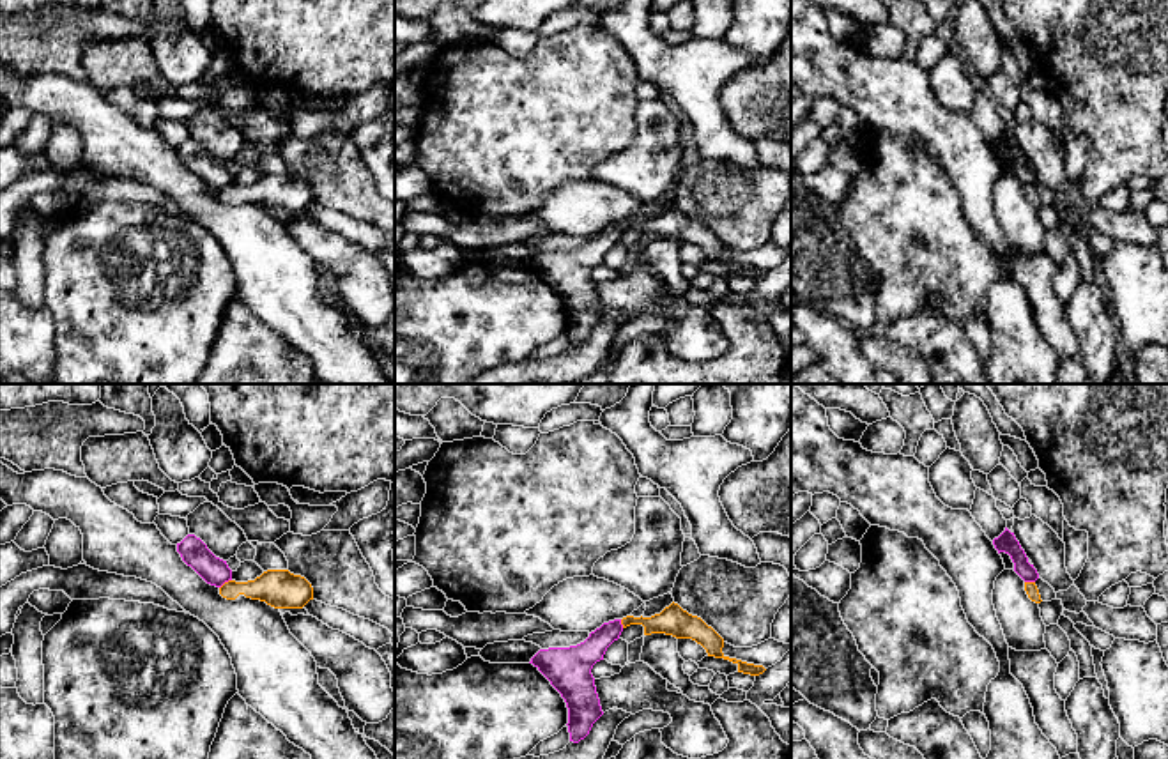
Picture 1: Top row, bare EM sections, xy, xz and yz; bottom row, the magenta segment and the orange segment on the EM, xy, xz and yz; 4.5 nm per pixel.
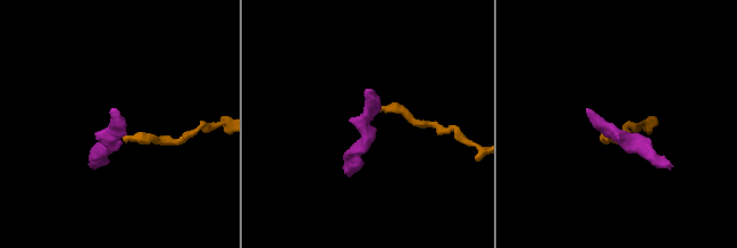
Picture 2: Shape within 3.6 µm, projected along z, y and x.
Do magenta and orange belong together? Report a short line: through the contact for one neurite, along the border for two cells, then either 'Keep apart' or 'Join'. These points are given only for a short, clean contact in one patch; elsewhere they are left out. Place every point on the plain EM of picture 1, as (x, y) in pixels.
Line: xy (230, 183), (220, 191). Keep apart

